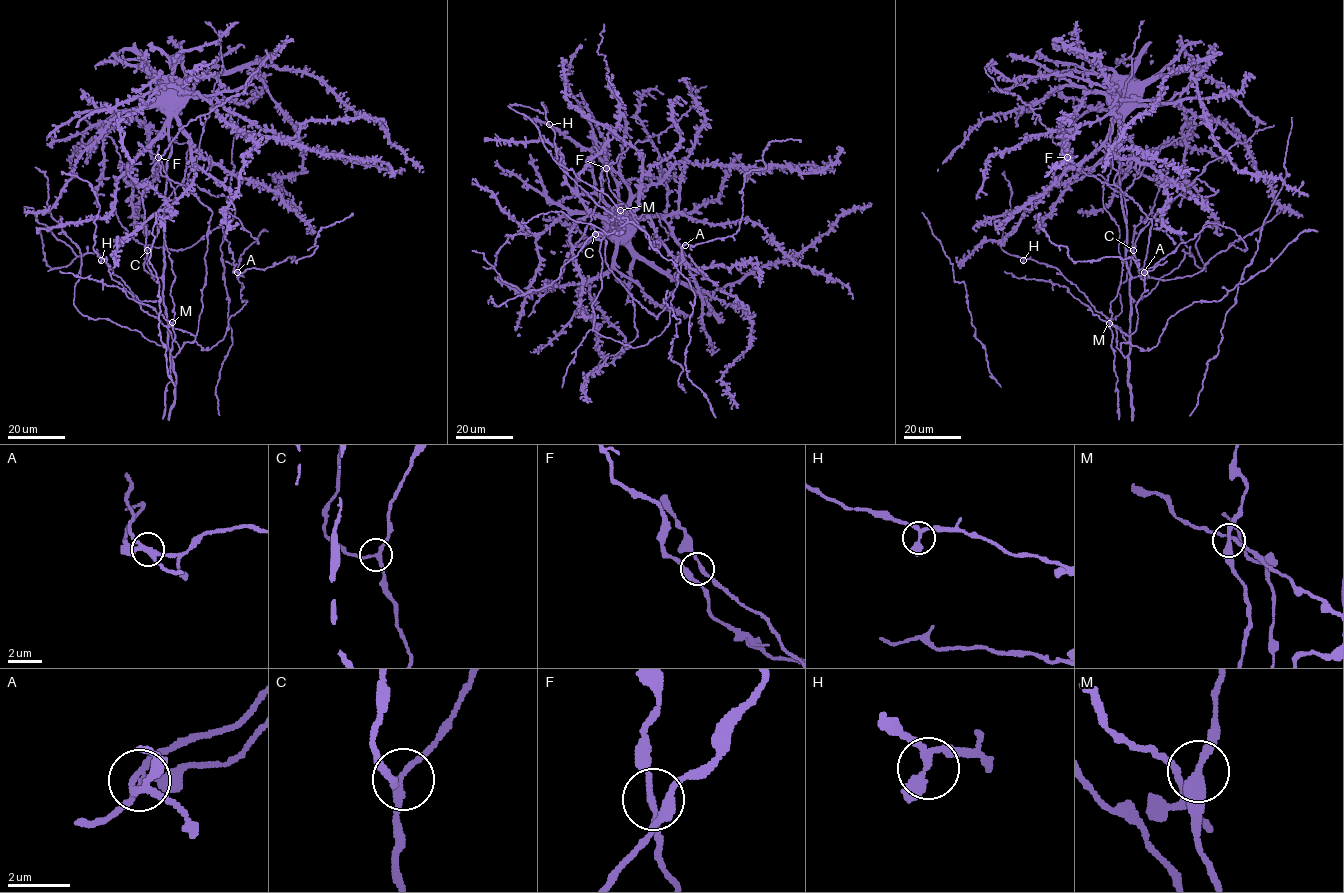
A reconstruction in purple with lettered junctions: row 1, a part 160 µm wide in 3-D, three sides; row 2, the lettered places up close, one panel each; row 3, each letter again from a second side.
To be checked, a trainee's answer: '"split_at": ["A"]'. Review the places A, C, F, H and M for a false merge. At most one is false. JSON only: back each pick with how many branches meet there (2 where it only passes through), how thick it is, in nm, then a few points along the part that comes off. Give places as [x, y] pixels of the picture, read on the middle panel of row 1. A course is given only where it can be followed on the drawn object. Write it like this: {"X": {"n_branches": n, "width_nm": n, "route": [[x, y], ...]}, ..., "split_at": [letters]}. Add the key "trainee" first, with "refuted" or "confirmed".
{"trainee": "confirmed", "A": {"n_branches": 4, "width_nm": 200, "route": [[685, 244], [681, 253], [684, 259], [673, 268]]}, "split_at": ["A"]}

